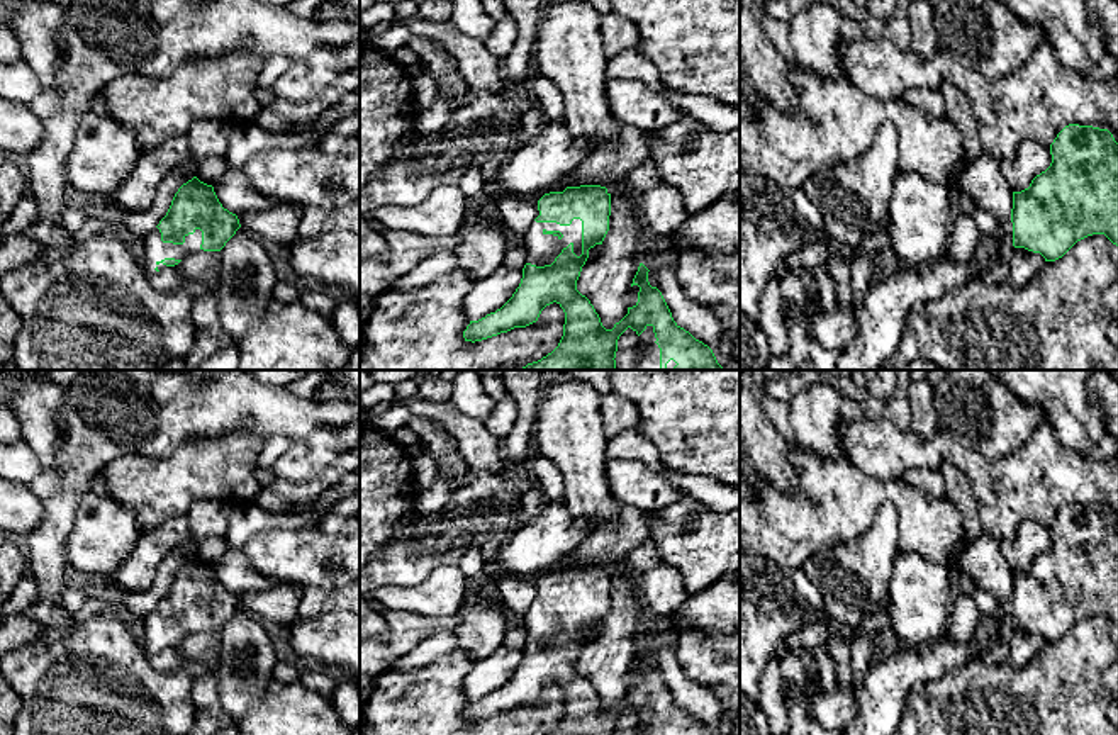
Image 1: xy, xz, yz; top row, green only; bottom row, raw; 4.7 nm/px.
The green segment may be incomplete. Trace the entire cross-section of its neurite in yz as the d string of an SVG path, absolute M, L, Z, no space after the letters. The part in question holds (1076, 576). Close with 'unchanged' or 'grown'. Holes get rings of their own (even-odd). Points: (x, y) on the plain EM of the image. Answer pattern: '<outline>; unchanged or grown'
M1069 504L1050 525L1052 543L1030 567L1013 572L1013 589L998 599L994 614L981 616L965 643L945 637L913 648L894 648L872 660L864 684L853 689L857 713L840 735L892 735L901 723L909 691L945 670L981 657L994 638L1008 638L1013 628L1040 633L1045 642L1062 638L1077 621L1104 614L1118 626L1118 523L1108 509Z; grown

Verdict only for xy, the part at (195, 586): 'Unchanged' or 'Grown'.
Grown

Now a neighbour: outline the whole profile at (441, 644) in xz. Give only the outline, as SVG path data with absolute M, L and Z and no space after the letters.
M453 630L439 631L424 638L409 654L394 662L394 669L400 674L411 674L434 662L439 657L451 654L456 648L456 635Z

